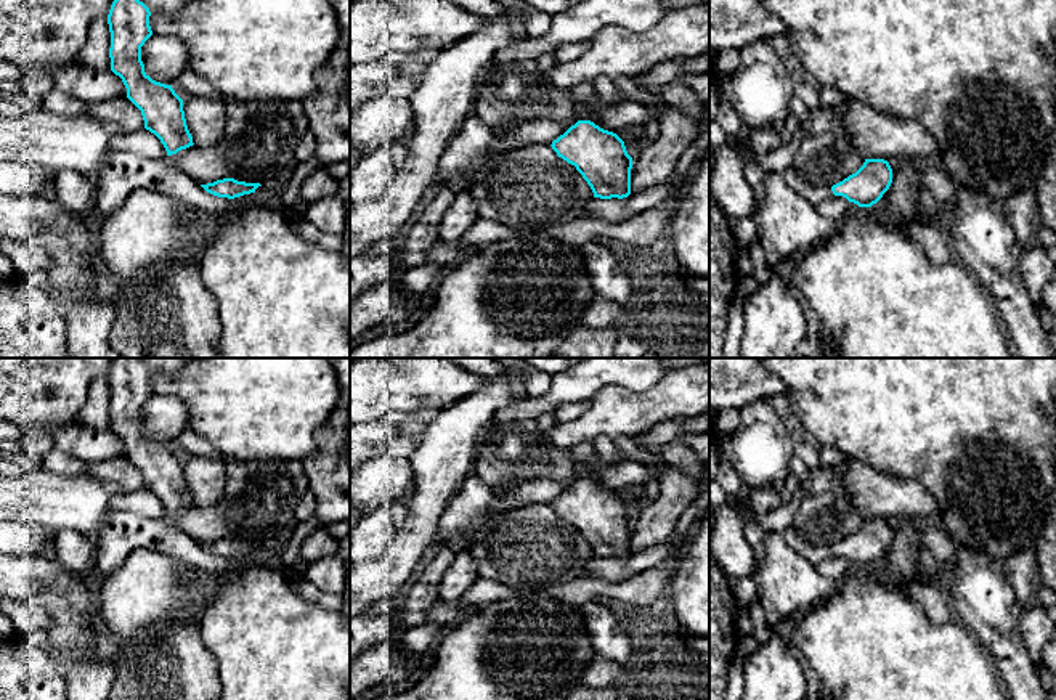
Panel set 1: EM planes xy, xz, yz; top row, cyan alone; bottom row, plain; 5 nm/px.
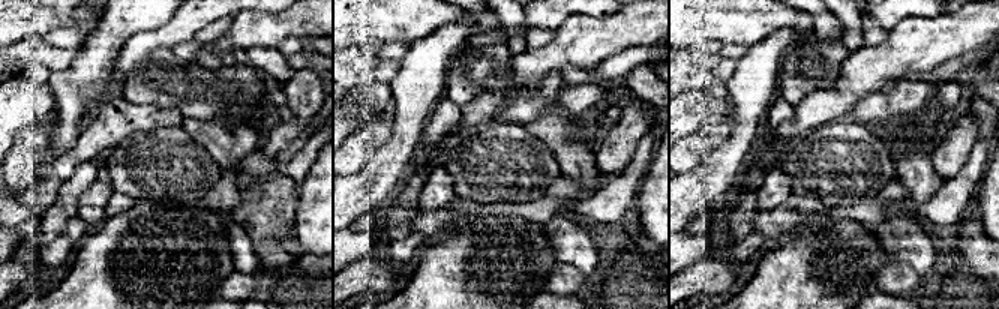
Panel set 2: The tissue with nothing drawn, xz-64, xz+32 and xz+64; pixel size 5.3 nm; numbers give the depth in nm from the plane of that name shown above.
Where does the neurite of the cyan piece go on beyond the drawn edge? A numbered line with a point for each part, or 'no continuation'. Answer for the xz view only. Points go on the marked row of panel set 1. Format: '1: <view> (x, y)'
1: xz (586, 90)

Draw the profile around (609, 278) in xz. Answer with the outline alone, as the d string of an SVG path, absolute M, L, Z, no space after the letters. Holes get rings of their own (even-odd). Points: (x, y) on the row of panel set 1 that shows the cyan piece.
M595 241L584 244L581 254L597 295L626 307L639 284L626 273L616 255Z

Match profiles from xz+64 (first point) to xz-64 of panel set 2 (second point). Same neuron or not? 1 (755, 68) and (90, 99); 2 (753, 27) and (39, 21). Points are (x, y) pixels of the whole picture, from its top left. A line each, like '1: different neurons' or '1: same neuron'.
1: different neurons
2: same neuron

